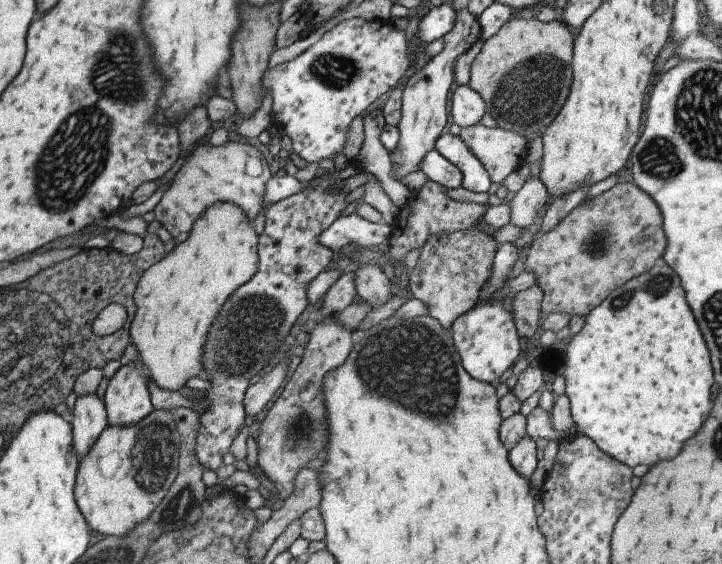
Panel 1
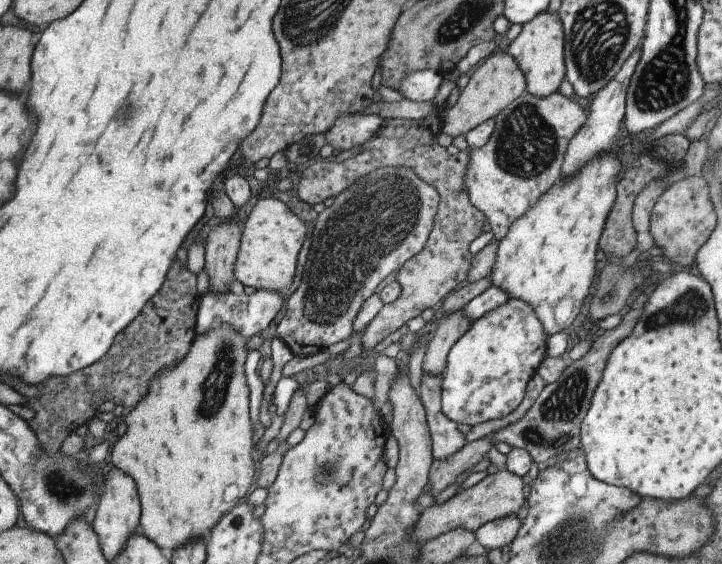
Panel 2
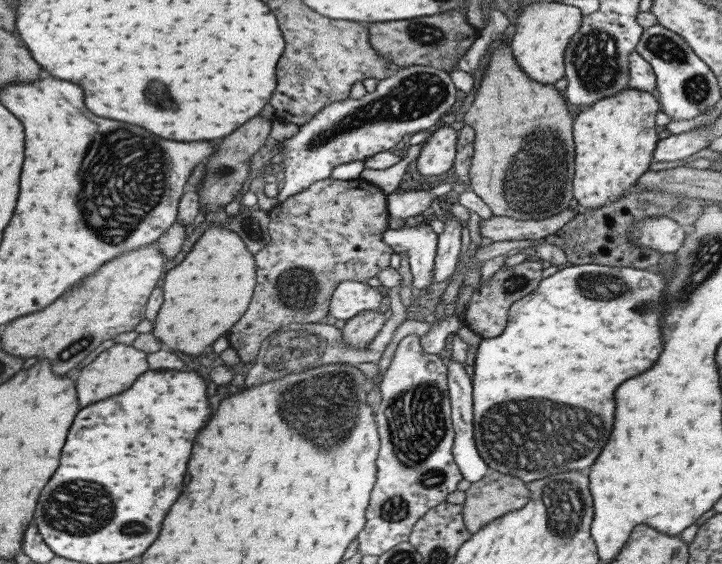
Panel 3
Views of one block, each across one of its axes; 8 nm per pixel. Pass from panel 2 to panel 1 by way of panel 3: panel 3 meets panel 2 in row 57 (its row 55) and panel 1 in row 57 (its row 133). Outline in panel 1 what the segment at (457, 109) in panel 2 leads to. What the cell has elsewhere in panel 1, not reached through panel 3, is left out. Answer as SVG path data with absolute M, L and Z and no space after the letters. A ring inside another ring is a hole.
M514 18L508 20L496 34L480 43L481 49L471 64L469 86L484 100L486 114L496 120L497 126L504 130L542 136L547 126L554 122L568 98L573 81L573 44L572 34L562 21L554 19L541 22L531 19Z

